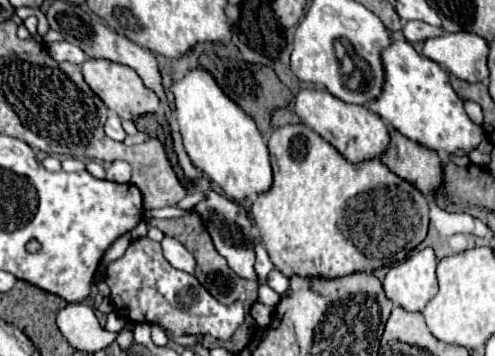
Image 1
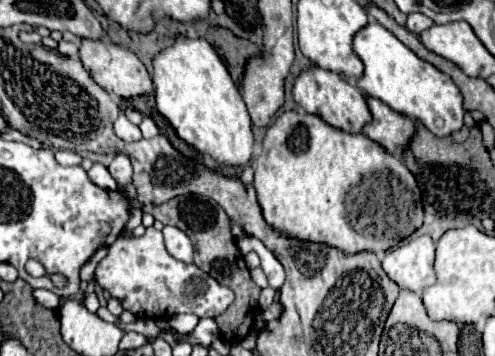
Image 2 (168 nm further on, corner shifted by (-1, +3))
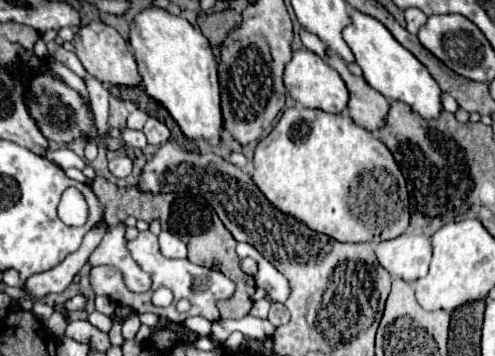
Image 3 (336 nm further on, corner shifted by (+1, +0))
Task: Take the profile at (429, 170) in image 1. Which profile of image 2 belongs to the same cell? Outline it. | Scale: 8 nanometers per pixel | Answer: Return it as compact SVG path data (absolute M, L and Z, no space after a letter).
M367 96L367 106L371 112L371 120L365 124L363 134L367 134L371 140L379 142L391 154L401 158L405 146L415 134L415 122L391 110L387 104L373 96Z

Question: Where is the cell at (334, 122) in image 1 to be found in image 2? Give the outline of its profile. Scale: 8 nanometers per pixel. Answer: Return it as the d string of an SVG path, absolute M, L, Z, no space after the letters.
M311 66L307 70L303 70L299 74L299 78L295 80L295 86L293 86L293 98L295 102L309 114L317 114L321 116L327 124L339 128L339 130L345 130L345 132L361 132L365 122L371 120L371 112L367 108L367 100L365 100L365 94L349 84L347 80L343 80L339 74L331 72L331 70L323 70L319 66Z

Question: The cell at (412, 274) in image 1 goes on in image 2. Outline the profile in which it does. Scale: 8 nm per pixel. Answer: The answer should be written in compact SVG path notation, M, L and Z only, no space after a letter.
M429 236L409 238L387 250L383 256L383 270L399 288L421 292L435 282L433 258L435 242Z

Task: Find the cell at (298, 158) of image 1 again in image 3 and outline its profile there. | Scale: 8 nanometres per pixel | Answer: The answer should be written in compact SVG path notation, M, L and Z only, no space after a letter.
M305 107L287 109L275 129L261 139L255 149L253 181L267 201L281 213L291 215L309 229L341 243L377 245L403 235L409 227L409 193L401 169L385 143L381 143L375 133L357 127L347 113L329 115L325 111Z

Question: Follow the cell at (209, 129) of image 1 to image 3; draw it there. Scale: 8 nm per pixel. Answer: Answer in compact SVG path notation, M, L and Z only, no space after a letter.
M149 7L135 17L129 45L137 59L147 95L169 111L185 137L203 139L209 145L219 147L225 125L221 113L217 61L207 37L187 19L175 17L159 7Z

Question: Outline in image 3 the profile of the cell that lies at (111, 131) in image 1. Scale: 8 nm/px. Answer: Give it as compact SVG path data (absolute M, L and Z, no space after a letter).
M125 129L125 131L123 131L123 135L121 135L121 139L123 139L123 143L125 143L127 147L139 147L139 149L143 149L143 147L147 145L143 131Z

